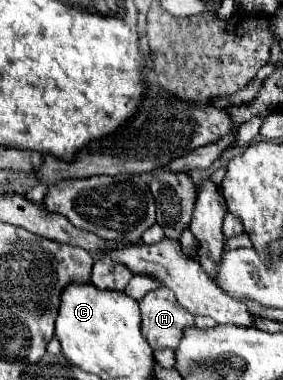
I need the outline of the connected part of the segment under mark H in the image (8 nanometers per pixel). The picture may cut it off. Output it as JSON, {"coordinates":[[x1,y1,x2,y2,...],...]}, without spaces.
{"coordinates":[[157,288,139,300,141,332,153,350,177,350,185,328,195,326,195,318,177,302,175,294]]}

